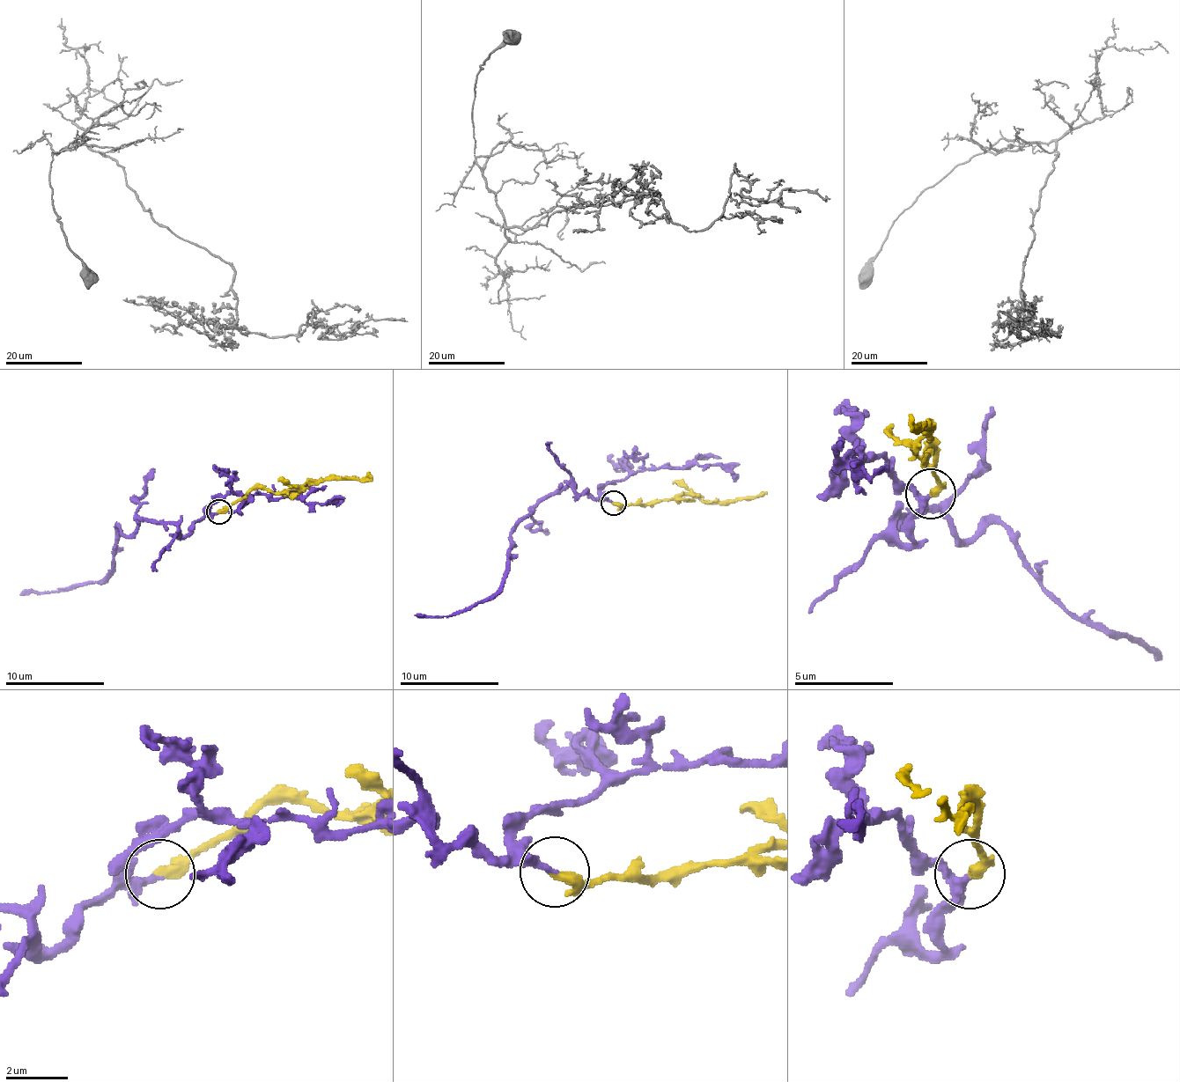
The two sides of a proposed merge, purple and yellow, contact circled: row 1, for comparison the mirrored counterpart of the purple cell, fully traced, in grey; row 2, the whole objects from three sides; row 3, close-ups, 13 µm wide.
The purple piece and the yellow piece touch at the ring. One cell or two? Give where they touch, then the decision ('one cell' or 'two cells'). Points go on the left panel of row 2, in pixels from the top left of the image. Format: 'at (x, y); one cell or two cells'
at (218, 511); one cell

